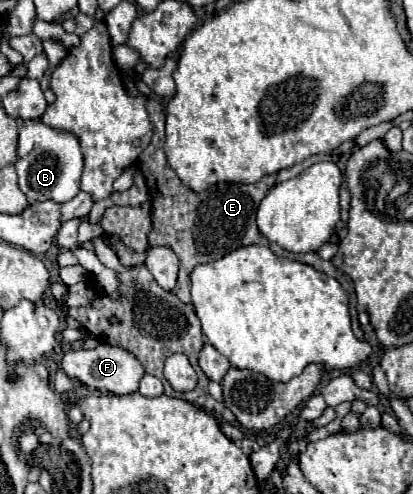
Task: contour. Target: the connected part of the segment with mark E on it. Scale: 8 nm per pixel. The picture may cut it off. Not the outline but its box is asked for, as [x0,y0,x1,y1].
[102,105,276,303]

